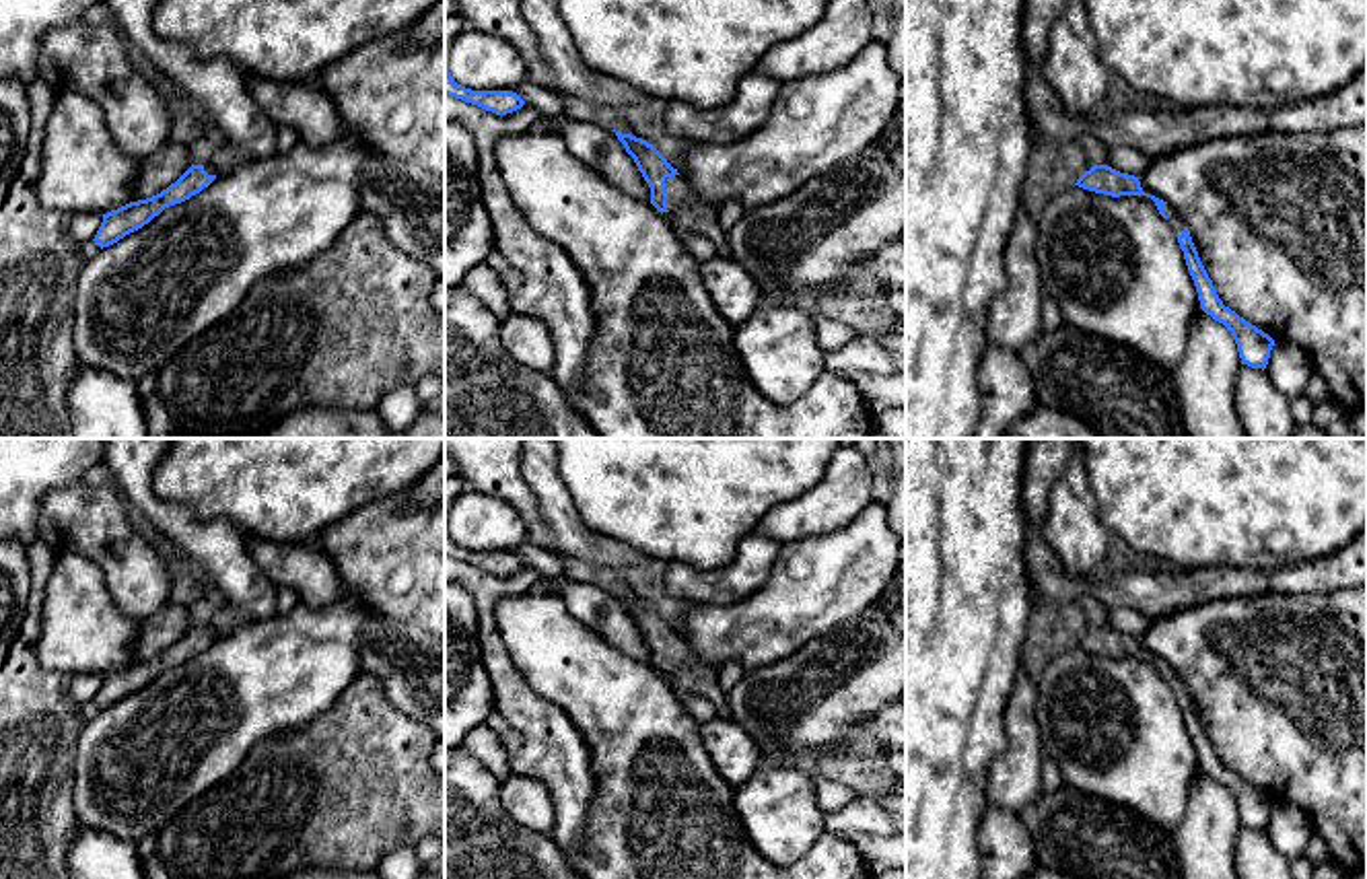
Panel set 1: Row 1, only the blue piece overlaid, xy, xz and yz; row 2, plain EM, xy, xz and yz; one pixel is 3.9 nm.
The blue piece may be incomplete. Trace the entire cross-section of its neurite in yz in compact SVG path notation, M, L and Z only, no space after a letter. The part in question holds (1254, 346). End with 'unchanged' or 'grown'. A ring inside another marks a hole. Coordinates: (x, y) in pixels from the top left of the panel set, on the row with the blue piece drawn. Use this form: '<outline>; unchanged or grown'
M1093 165L1089 171L1085 171L1077 179L1075 185L1095 191L1095 194L1112 196L1112 198L1120 198L1120 196L1151 198L1159 214L1169 222L1169 226L1173 228L1178 237L1180 249L1184 251L1188 272L1198 292L1200 309L1231 331L1237 344L1241 364L1248 364L1252 368L1262 368L1262 371L1266 368L1274 340L1223 305L1223 301L1219 298L1213 286L1213 280L1208 278L1198 257L1198 251L1192 243L1188 226L1167 202L1151 194L1145 194L1138 177L1120 173L1108 165Z; grown

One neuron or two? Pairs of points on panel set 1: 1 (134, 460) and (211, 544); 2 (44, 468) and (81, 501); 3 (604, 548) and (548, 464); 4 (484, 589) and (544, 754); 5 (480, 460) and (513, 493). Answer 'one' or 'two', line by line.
1: one
2: two
3: one
4: one
5: one

